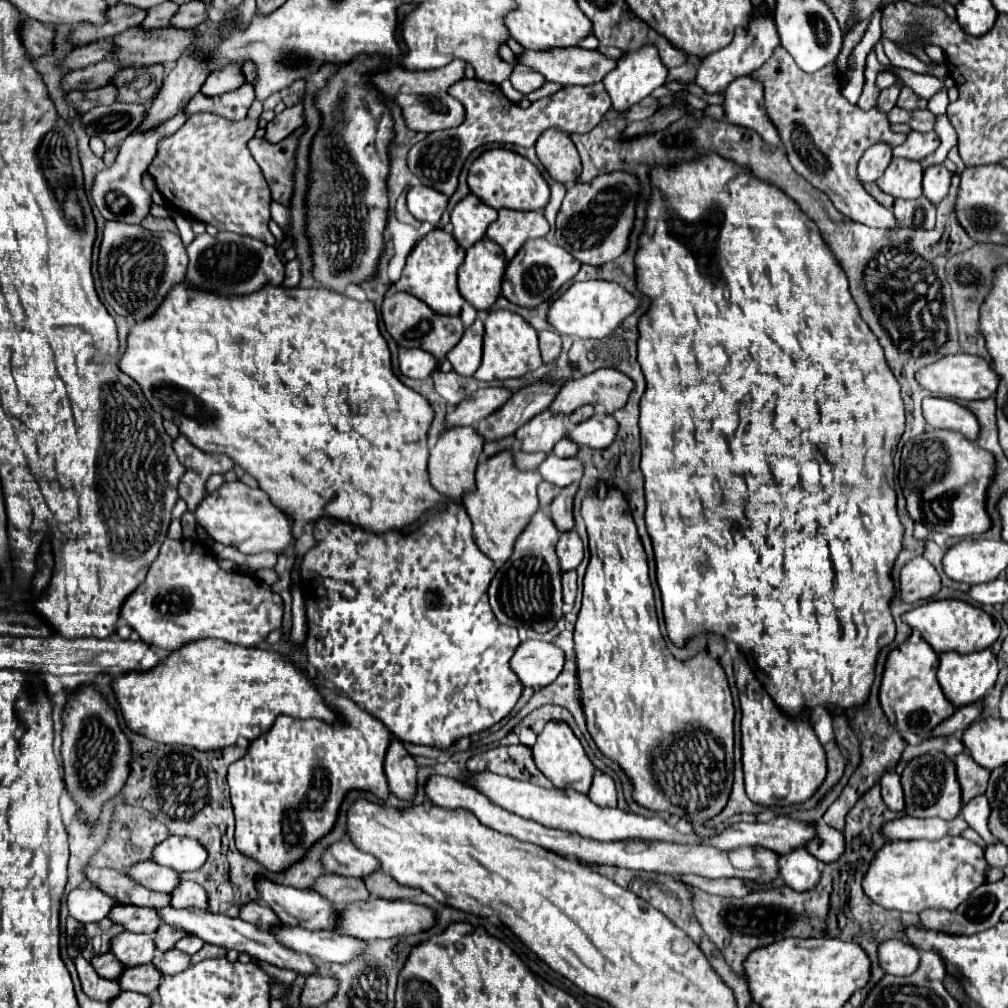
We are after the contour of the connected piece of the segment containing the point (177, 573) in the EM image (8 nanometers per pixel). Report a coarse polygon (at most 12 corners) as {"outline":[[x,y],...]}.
{"outline":[[166,539],[122,619],[152,647],[256,647],[284,603]]}

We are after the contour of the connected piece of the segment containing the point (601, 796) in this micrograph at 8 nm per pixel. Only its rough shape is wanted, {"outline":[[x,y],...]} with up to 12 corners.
{"outline":[[596,771],[586,793],[596,805],[616,807],[612,777]]}

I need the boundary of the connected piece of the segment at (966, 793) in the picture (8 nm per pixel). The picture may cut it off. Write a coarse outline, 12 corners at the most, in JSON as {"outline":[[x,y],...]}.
{"outline":[[966,751],[954,757],[962,803],[982,795],[990,771]]}

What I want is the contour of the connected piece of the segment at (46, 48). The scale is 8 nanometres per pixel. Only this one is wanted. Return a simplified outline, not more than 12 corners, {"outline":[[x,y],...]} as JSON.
{"outline":[[24,21],[24,47],[34,59],[52,51],[54,25]]}

